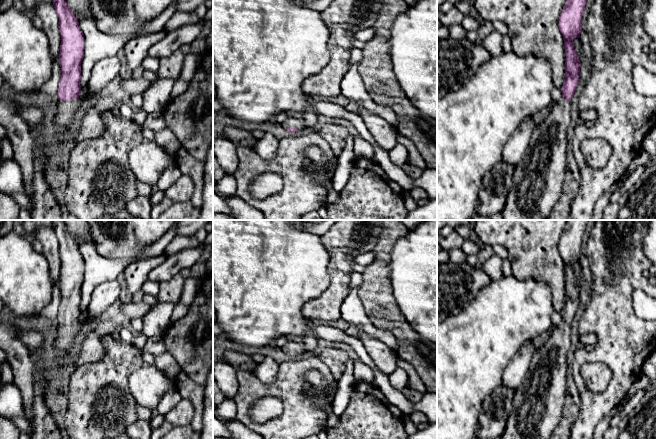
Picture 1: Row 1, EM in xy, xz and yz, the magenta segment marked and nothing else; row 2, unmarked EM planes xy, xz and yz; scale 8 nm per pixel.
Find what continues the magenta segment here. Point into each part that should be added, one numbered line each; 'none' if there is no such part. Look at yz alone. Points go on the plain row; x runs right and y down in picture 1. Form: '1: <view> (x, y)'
1: yz (538, 402)

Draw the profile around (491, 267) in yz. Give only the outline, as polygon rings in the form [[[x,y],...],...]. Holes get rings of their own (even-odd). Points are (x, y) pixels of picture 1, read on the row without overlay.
[[[489,252],[486,262],[482,265],[484,272],[491,281],[496,281],[503,277],[500,262],[502,259],[494,253]]]

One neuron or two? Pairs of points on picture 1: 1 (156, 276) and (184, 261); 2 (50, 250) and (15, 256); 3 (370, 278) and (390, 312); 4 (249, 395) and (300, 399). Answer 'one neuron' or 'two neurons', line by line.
1: one neuron
2: two neurons
3: one neuron
4: one neuron

